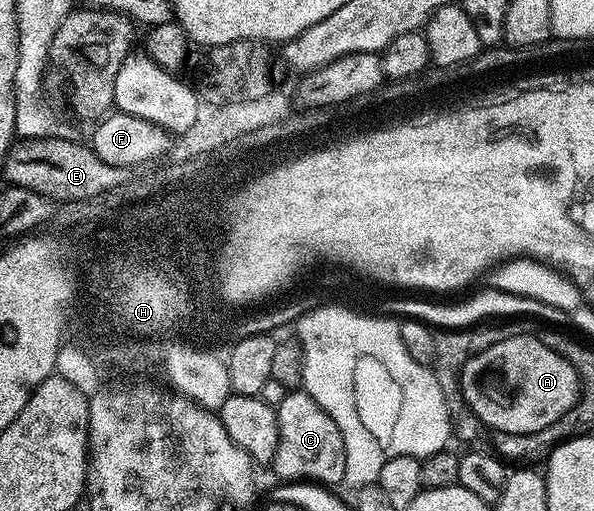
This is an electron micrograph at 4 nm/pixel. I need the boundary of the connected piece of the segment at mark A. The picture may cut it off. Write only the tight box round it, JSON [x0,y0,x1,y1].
[460,335,578,433]

